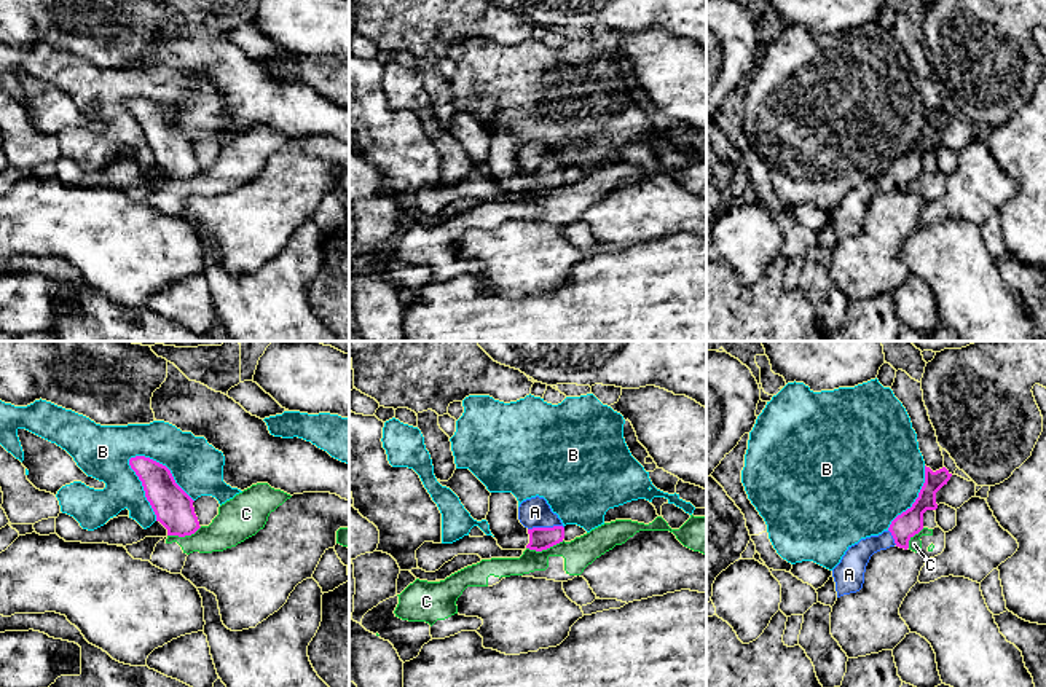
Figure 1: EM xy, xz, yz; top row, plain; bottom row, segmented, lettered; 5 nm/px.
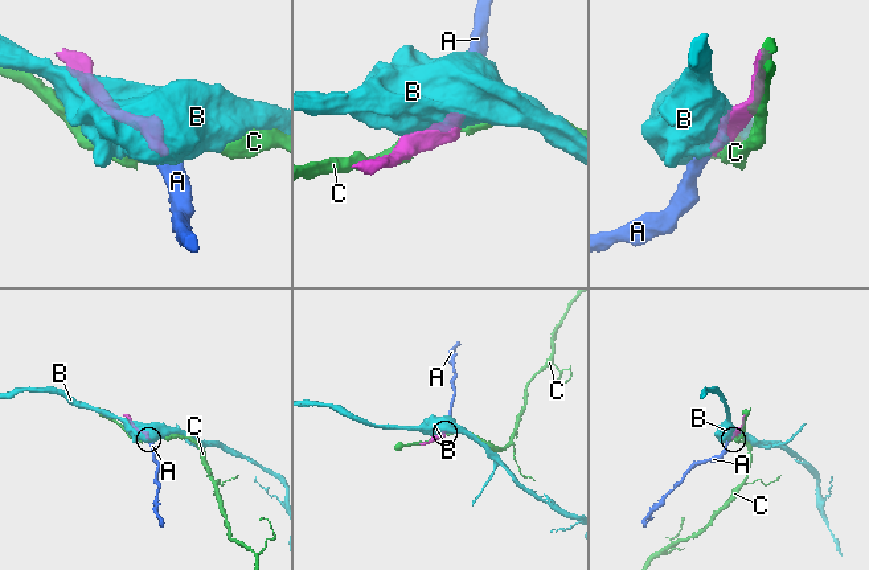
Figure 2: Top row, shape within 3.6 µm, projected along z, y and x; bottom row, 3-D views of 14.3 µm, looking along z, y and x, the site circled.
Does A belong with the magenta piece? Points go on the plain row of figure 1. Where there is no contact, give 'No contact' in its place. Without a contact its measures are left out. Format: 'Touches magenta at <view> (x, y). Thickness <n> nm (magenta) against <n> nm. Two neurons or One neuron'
Touches magenta at xz (546, 171). Thickness 110 nm (magenta) against 150 nm. One neuron

